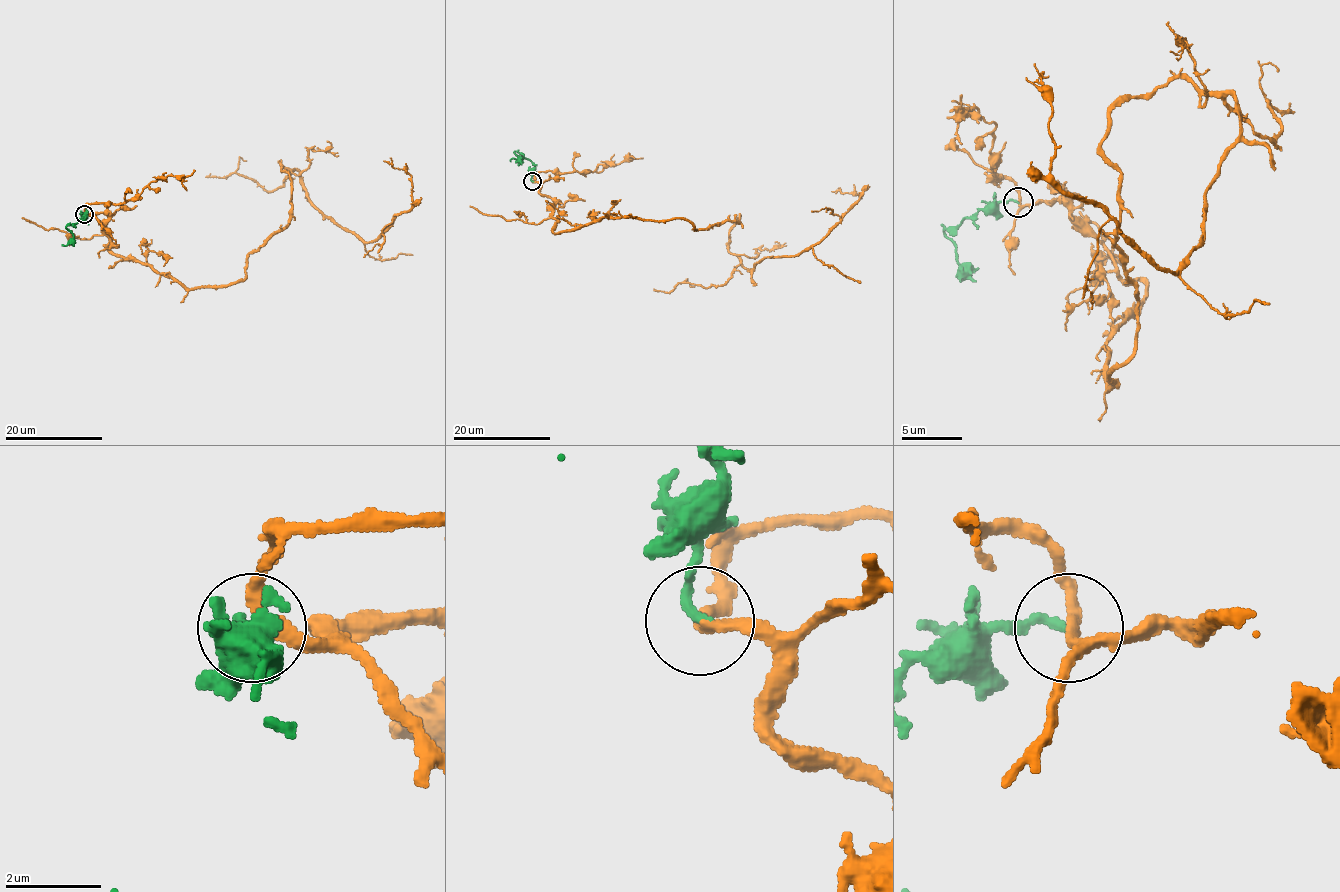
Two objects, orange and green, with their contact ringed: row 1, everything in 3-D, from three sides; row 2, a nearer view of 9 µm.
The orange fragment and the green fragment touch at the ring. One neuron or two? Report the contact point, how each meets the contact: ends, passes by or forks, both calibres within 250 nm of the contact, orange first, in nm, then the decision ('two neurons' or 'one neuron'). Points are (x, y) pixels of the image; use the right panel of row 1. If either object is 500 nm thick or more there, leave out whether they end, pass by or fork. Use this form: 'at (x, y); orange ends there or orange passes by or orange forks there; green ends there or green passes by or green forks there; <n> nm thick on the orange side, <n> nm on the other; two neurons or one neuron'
at (1018, 202); orange passes by; green ends there; 240 nm thick on the orange side, 200 nm on the other; one neuron

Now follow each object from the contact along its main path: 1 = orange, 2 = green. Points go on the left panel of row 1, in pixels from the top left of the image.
1: (84, 214), (107, 216), (114, 253), (224, 286), (286, 225), (280, 163), (372, 241), (413, 202), (383, 161)
2: (84, 213), (86, 217), (67, 225), (73, 238), (66, 245), (62, 244)

